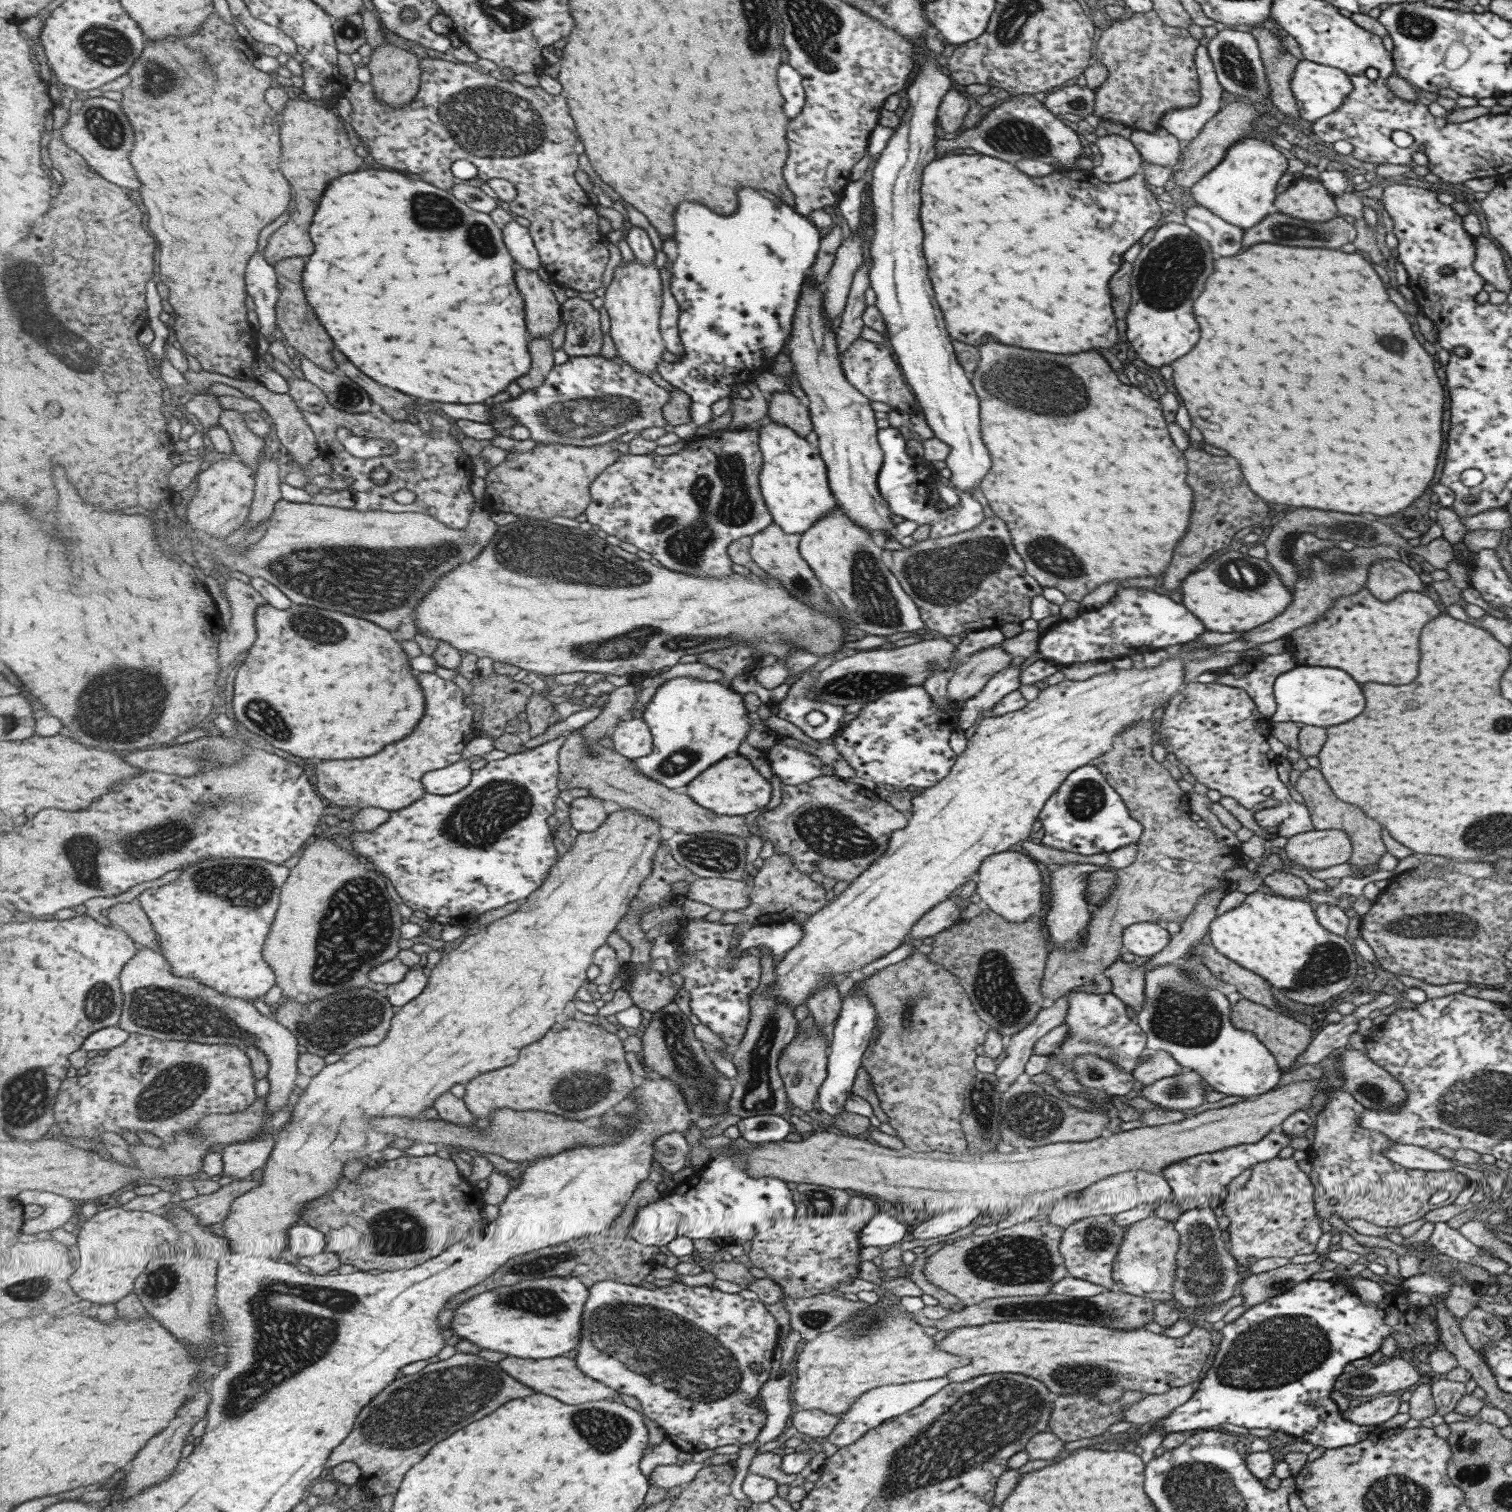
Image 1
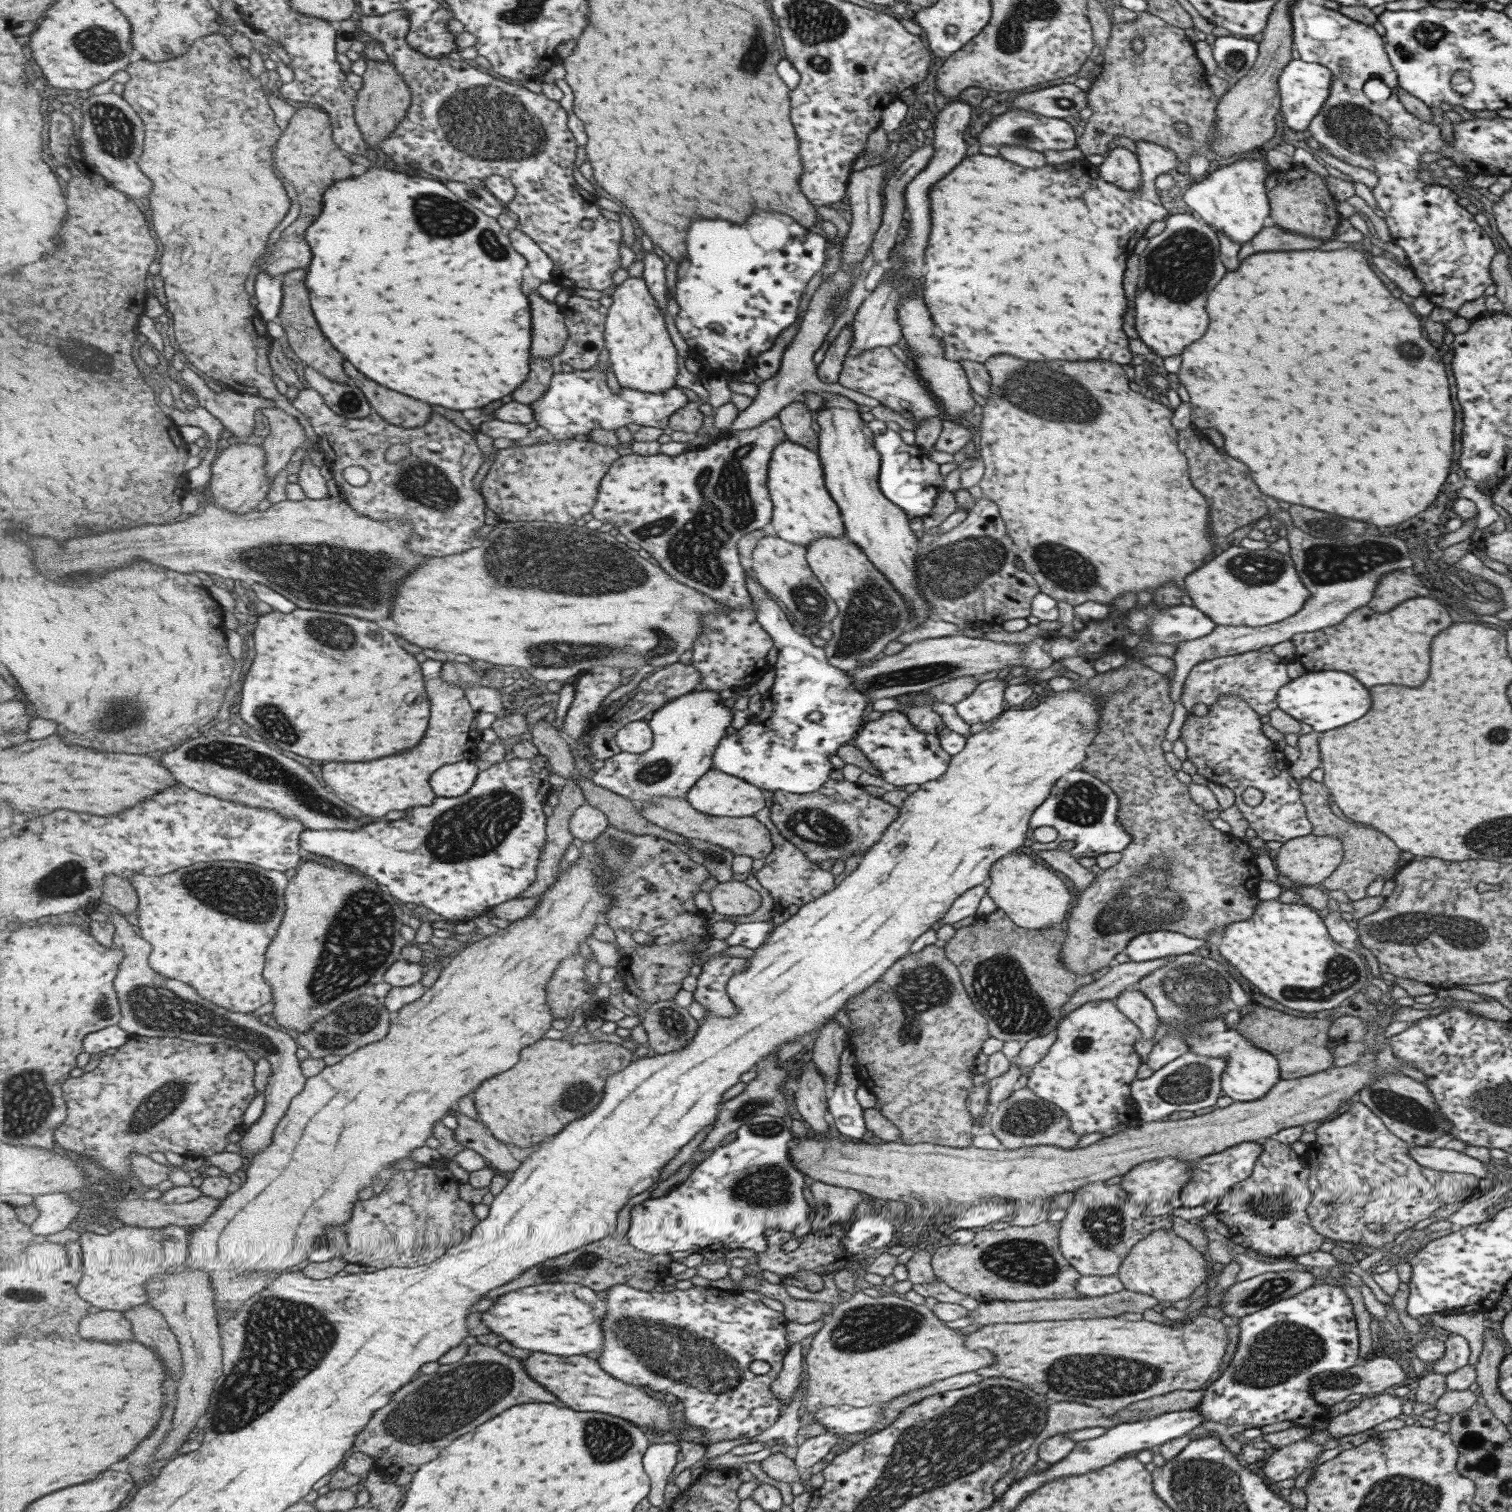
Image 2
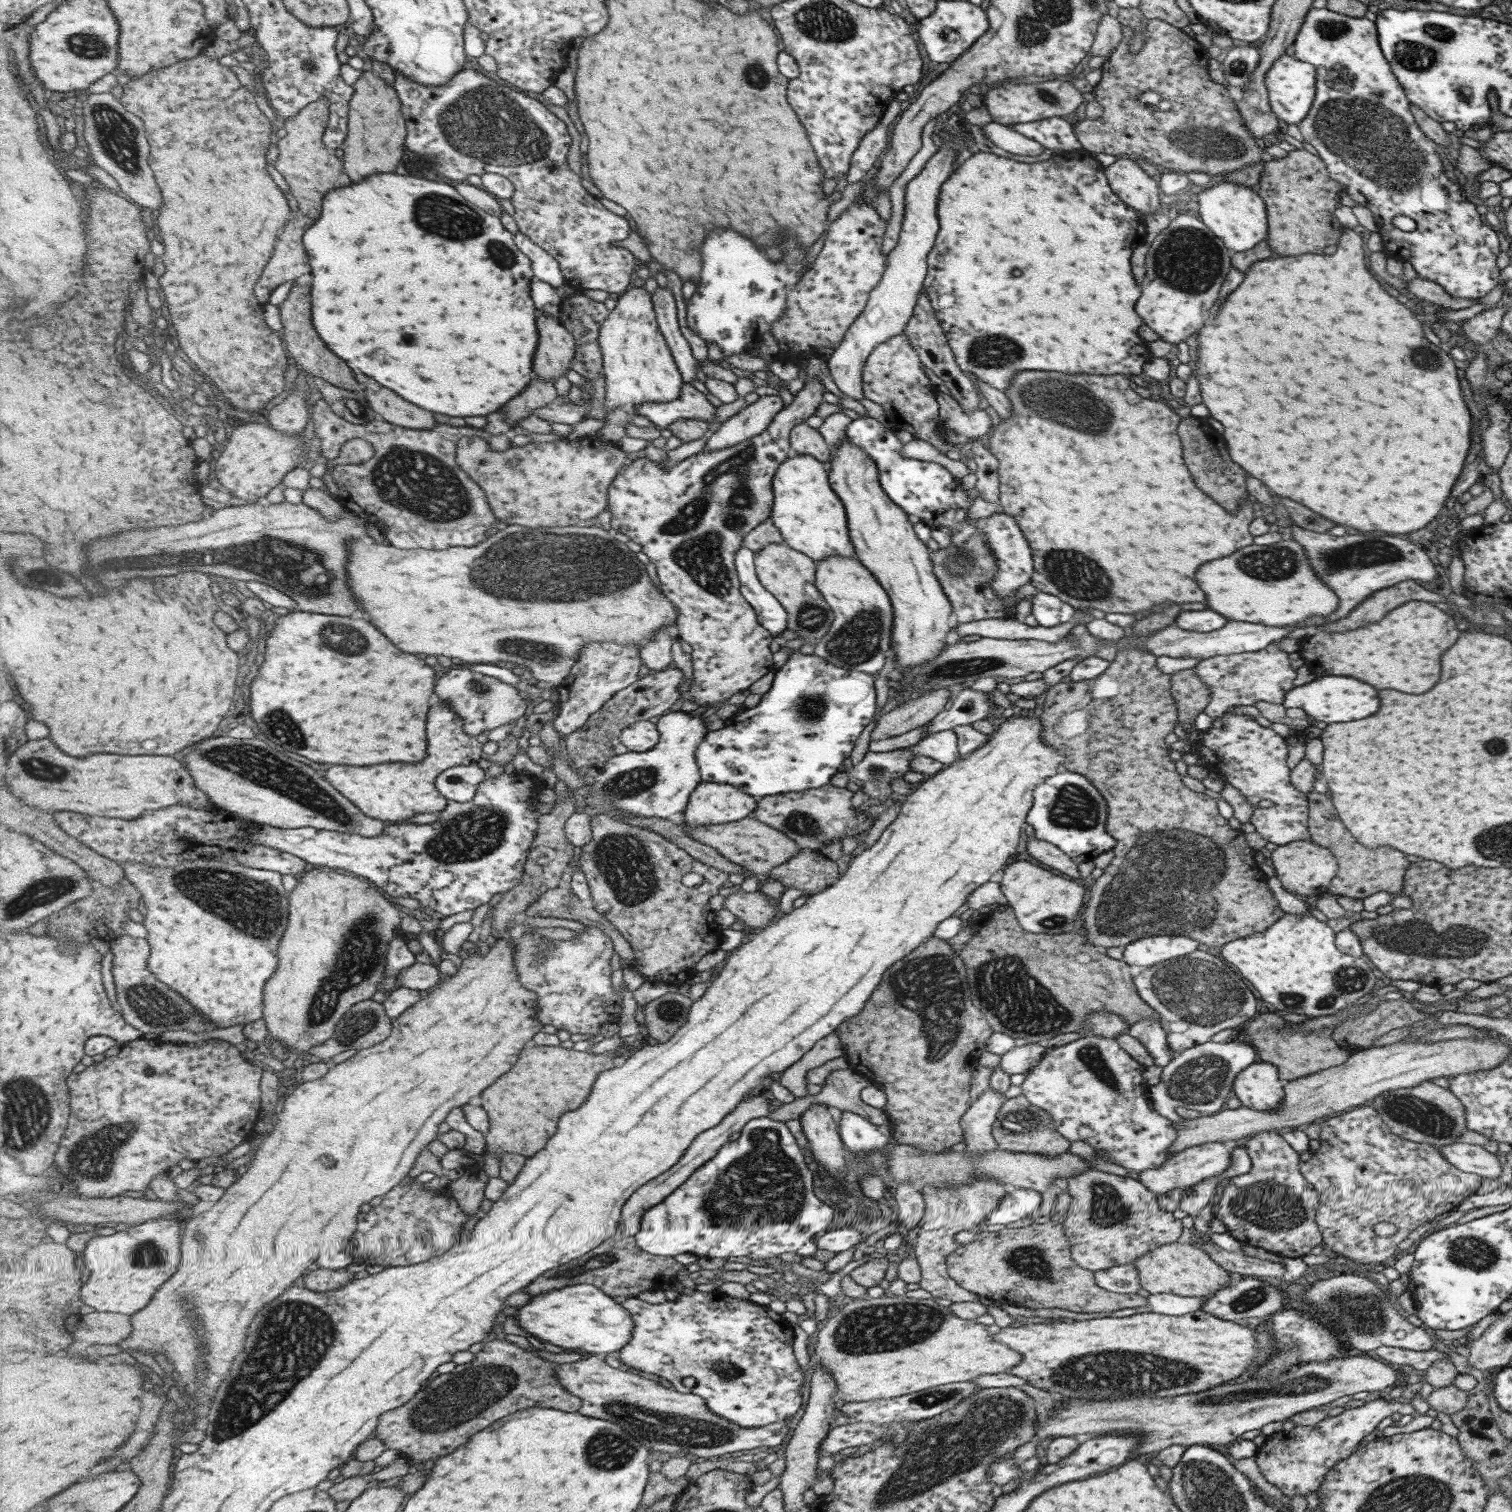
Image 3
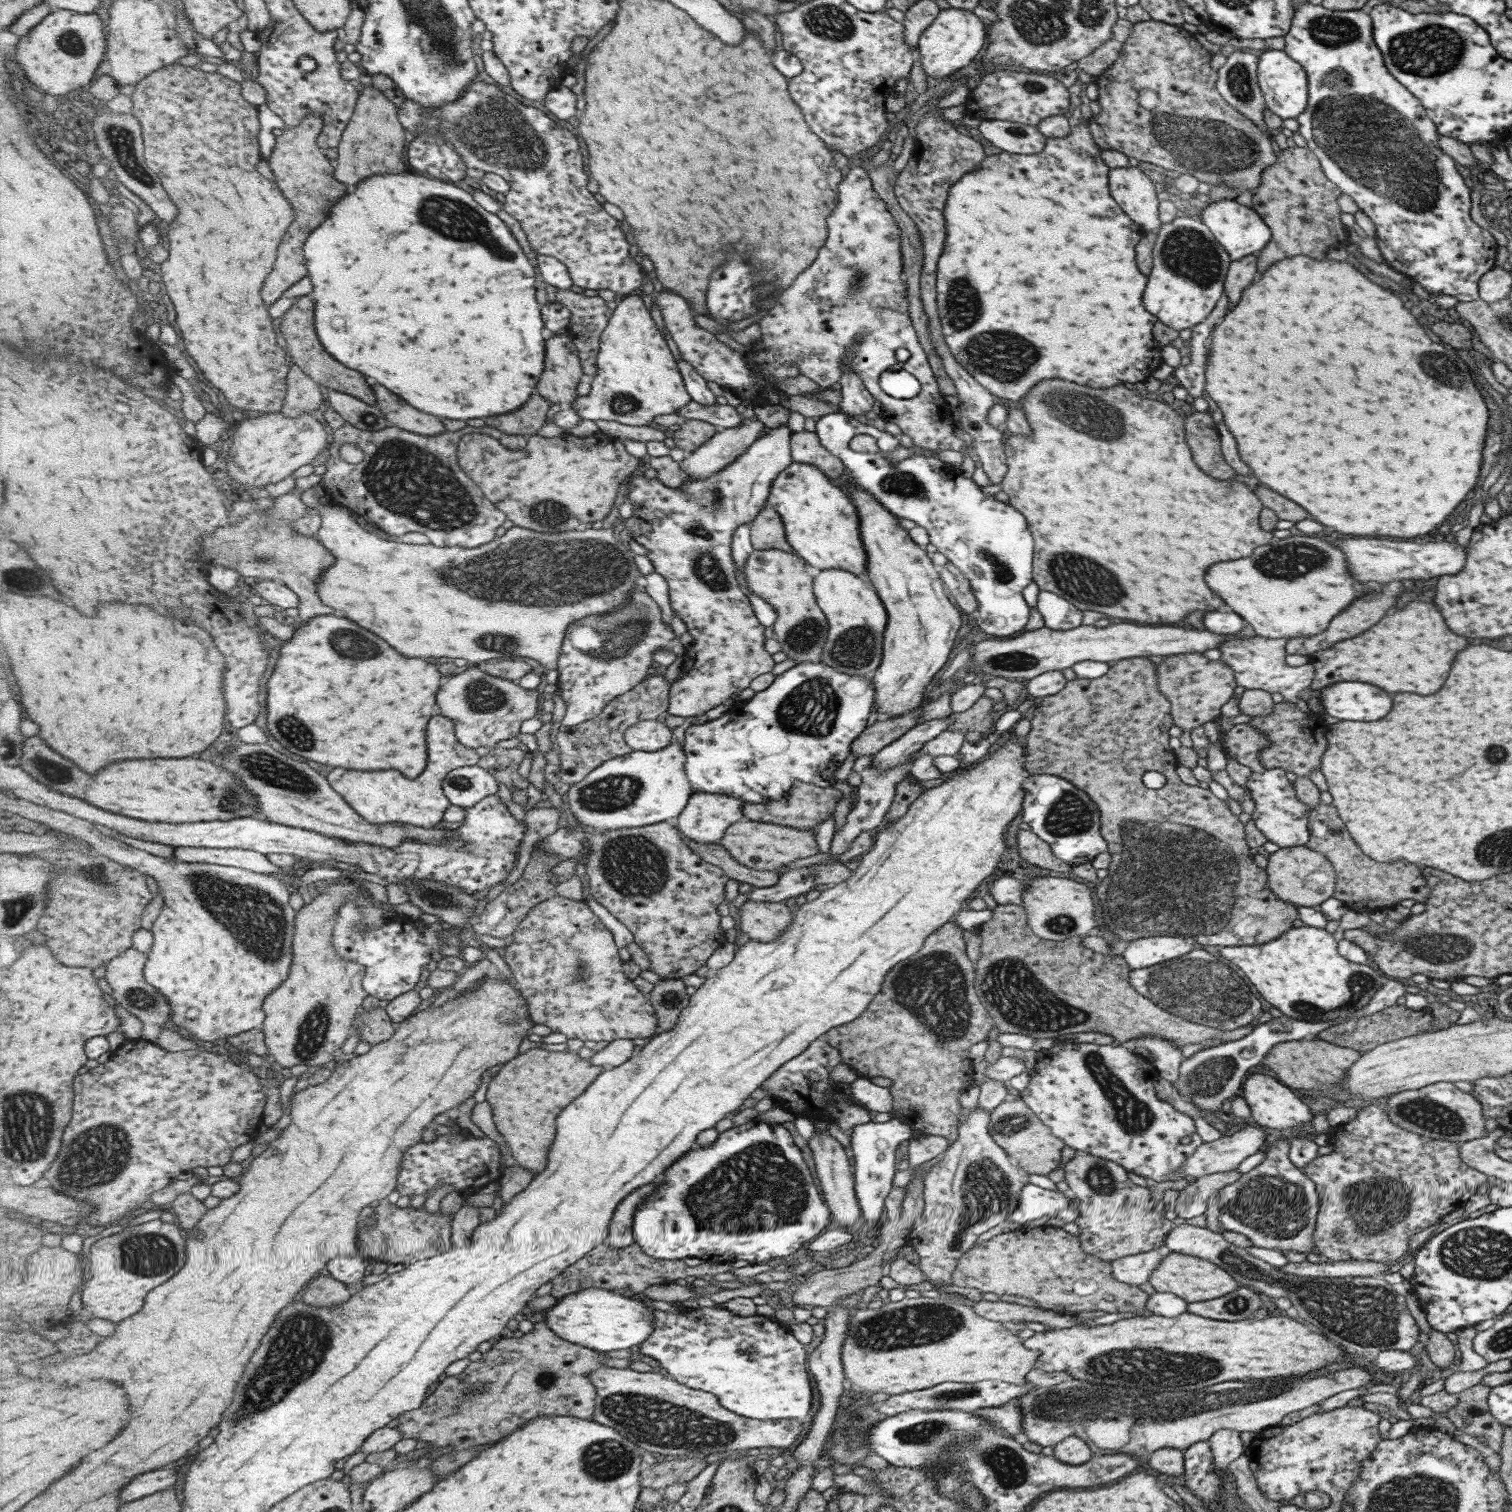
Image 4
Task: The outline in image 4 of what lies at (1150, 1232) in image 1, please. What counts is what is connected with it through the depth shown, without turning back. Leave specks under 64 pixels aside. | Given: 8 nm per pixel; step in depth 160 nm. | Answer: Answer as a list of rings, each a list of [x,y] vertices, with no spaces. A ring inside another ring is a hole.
[[[1171,1251],[1163,1253],[1162,1261],[1150,1272],[1148,1282],[1155,1292],[1175,1294],[1188,1303],[1219,1298],[1239,1287],[1230,1274],[1212,1262]]]

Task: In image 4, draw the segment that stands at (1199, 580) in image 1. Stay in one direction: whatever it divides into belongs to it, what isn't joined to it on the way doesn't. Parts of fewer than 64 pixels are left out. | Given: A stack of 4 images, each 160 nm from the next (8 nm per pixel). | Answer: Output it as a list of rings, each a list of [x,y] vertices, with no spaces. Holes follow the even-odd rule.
[[[1307,535],[1275,538],[1257,546],[1247,558],[1211,564],[1203,580],[1231,612],[1249,624],[1256,636],[1267,639],[1307,638],[1319,634],[1337,612],[1367,592],[1365,584],[1349,578],[1343,554],[1337,548]]]

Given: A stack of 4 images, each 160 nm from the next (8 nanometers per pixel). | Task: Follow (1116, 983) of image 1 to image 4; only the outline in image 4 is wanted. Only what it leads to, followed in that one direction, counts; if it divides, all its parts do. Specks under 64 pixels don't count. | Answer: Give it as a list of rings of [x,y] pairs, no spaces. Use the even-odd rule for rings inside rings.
[[[1143,1035],[1137,1039],[1124,1040],[1121,1045],[1130,1051],[1137,1047],[1145,1048],[1155,1057],[1150,1061],[1157,1071],[1158,1078],[1165,1079],[1170,1083],[1177,1080],[1178,1066],[1182,1056],[1180,1048],[1174,1047],[1170,1040]]]

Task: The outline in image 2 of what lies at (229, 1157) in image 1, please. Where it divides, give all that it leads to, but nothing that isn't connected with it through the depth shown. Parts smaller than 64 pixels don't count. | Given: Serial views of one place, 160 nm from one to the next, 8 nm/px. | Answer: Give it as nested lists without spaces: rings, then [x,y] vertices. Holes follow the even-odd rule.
[[[117,911],[111,912],[111,922],[115,925],[113,944],[124,952],[122,966],[117,980],[114,980],[122,1005],[120,1027],[131,1036],[171,1037],[201,1044],[221,1043],[267,1059],[272,1064],[272,1073],[267,1084],[264,1113],[250,1127],[243,1129],[240,1140],[240,1153],[247,1159],[265,1151],[273,1143],[279,1123],[290,1111],[292,1100],[302,1095],[306,1088],[308,1079],[303,1075],[302,1064],[297,1056],[297,1048],[300,1047],[297,1041],[283,1029],[277,1030],[275,1024],[261,1024],[258,1017],[251,1013],[231,1012],[201,996],[190,984],[157,974],[150,965],[151,943],[133,930],[127,917]]]

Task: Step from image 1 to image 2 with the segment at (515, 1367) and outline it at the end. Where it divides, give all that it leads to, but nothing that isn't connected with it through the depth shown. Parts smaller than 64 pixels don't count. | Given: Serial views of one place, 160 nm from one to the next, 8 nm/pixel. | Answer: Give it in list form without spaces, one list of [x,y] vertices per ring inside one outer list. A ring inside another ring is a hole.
[[[532,1352],[526,1359],[527,1372],[530,1373],[539,1384],[550,1389],[561,1400],[561,1404],[571,1407],[579,1412],[604,1412],[639,1423],[640,1427],[652,1426],[656,1434],[662,1435],[665,1430],[671,1430],[671,1420],[674,1426],[679,1429],[679,1435],[684,1441],[708,1446],[713,1442],[706,1440],[707,1430],[688,1426],[684,1420],[684,1412],[680,1400],[671,1408],[665,1404],[662,1397],[651,1397],[643,1388],[634,1384],[627,1384],[622,1380],[617,1380],[613,1375],[600,1367],[599,1361],[587,1356],[556,1356],[543,1352]]]

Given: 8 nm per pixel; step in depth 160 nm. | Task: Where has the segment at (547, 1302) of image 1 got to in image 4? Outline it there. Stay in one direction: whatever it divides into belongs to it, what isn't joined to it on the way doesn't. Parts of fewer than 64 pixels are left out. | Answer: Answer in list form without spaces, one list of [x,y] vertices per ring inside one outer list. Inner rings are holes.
[[[602,1288],[583,1289],[561,1297],[541,1317],[565,1340],[601,1353],[640,1346],[654,1334],[655,1328],[653,1308],[645,1299],[625,1297],[623,1293]]]

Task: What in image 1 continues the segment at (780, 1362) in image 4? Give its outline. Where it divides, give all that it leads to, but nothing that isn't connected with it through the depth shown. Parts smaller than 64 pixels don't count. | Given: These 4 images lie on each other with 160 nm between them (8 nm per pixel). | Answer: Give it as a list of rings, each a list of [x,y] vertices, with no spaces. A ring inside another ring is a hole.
[[[606,1280],[594,1284],[589,1289],[590,1298],[587,1299],[582,1320],[582,1342],[579,1343],[579,1350],[576,1350],[577,1356],[575,1358],[578,1361],[578,1367],[587,1376],[614,1388],[618,1392],[637,1398],[642,1406],[642,1414],[662,1426],[667,1431],[668,1438],[685,1452],[694,1453],[701,1452],[701,1450],[713,1450],[714,1448],[721,1448],[721,1446],[740,1446],[755,1440],[766,1419],[763,1406],[754,1404],[755,1395],[759,1392],[766,1378],[776,1372],[777,1367],[769,1368],[769,1366],[772,1366],[771,1356],[773,1356],[775,1344],[778,1344],[780,1334],[777,1319],[761,1301],[758,1299],[746,1300],[738,1293],[721,1292],[721,1290],[711,1286],[691,1287],[680,1282],[650,1290],[640,1285]],[[755,1363],[762,1366],[760,1372],[753,1372],[753,1364]]]

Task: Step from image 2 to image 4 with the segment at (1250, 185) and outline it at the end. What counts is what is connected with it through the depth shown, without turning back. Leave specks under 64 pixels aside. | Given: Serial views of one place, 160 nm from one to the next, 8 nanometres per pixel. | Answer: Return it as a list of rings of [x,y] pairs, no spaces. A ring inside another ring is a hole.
[[[1223,199],[1209,202],[1199,215],[1201,222],[1212,232],[1215,240],[1222,246],[1231,261],[1242,259],[1243,256],[1257,255],[1265,248],[1269,240],[1270,230],[1252,209],[1239,204],[1234,199]]]

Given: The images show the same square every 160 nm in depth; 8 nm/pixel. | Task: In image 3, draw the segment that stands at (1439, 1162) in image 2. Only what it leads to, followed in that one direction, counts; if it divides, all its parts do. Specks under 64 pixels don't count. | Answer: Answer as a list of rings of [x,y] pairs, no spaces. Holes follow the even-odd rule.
[[[1455,1142],[1439,1147],[1439,1153],[1445,1161],[1449,1162],[1449,1165],[1461,1172],[1490,1179],[1497,1179],[1501,1174],[1501,1157],[1489,1154],[1481,1146]]]

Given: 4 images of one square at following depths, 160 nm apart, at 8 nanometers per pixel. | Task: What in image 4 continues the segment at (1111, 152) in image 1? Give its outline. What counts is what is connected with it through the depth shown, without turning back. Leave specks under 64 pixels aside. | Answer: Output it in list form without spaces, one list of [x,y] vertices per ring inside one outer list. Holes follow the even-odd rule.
[[[1121,167],[1108,170],[1110,197],[1119,208],[1143,230],[1155,231],[1160,225],[1157,219],[1156,184],[1137,167]]]

